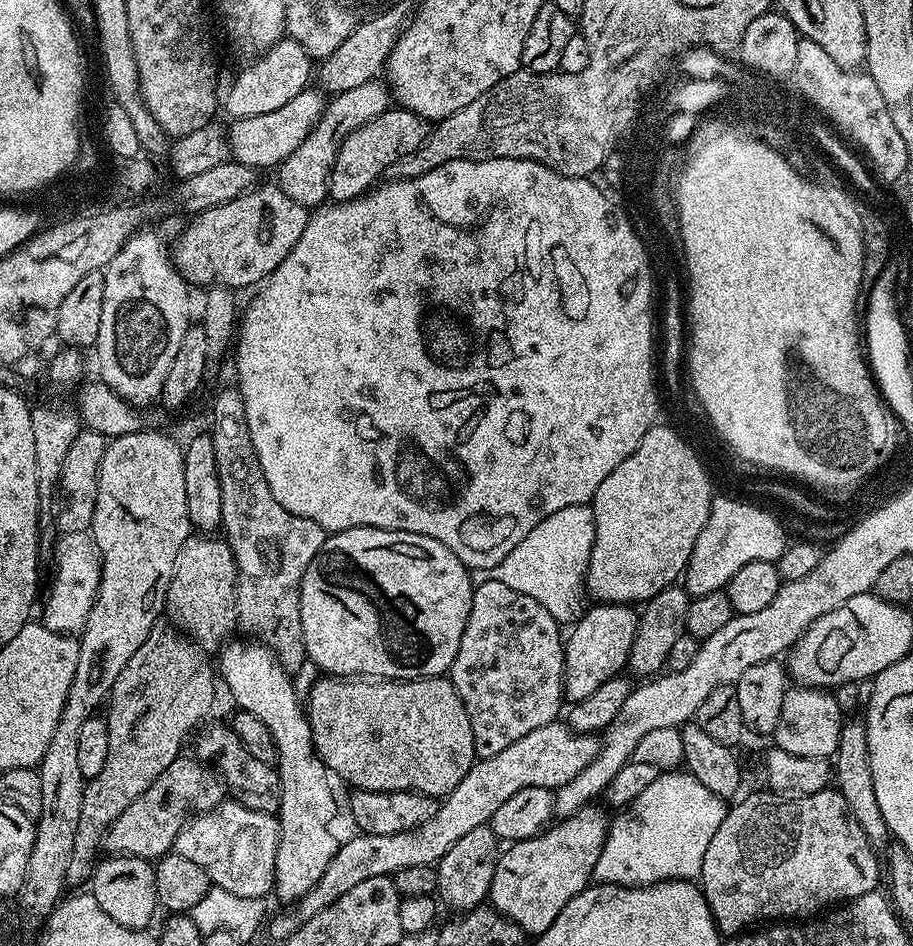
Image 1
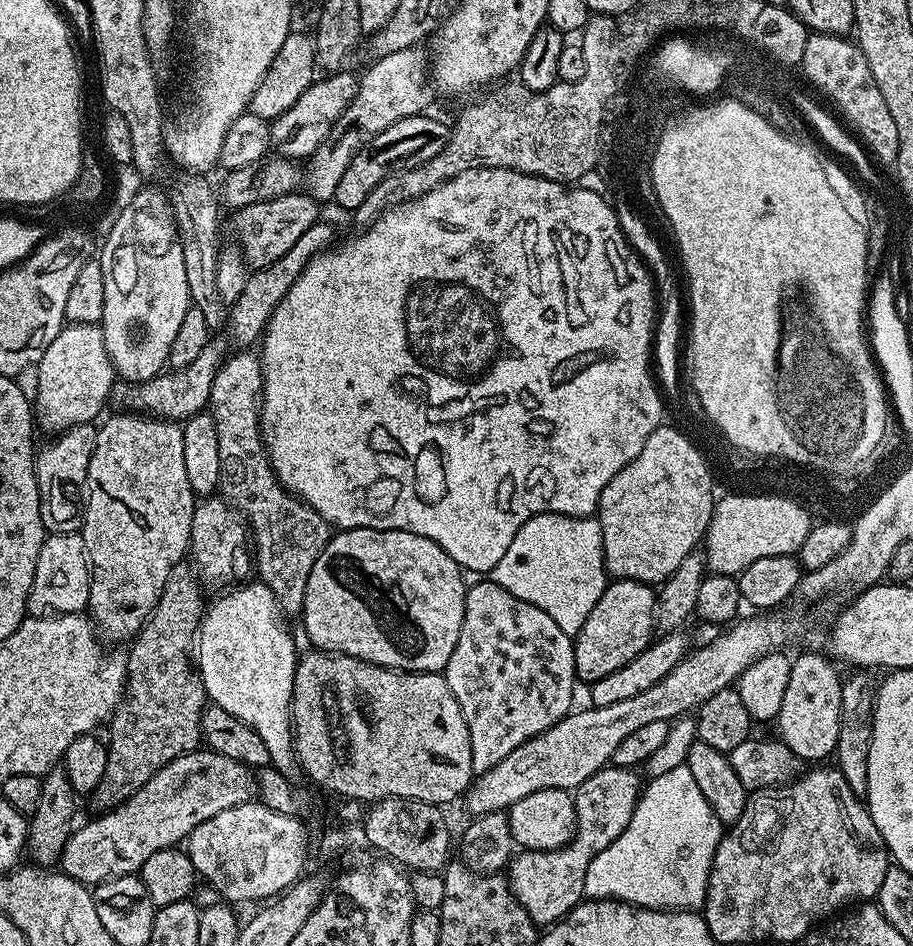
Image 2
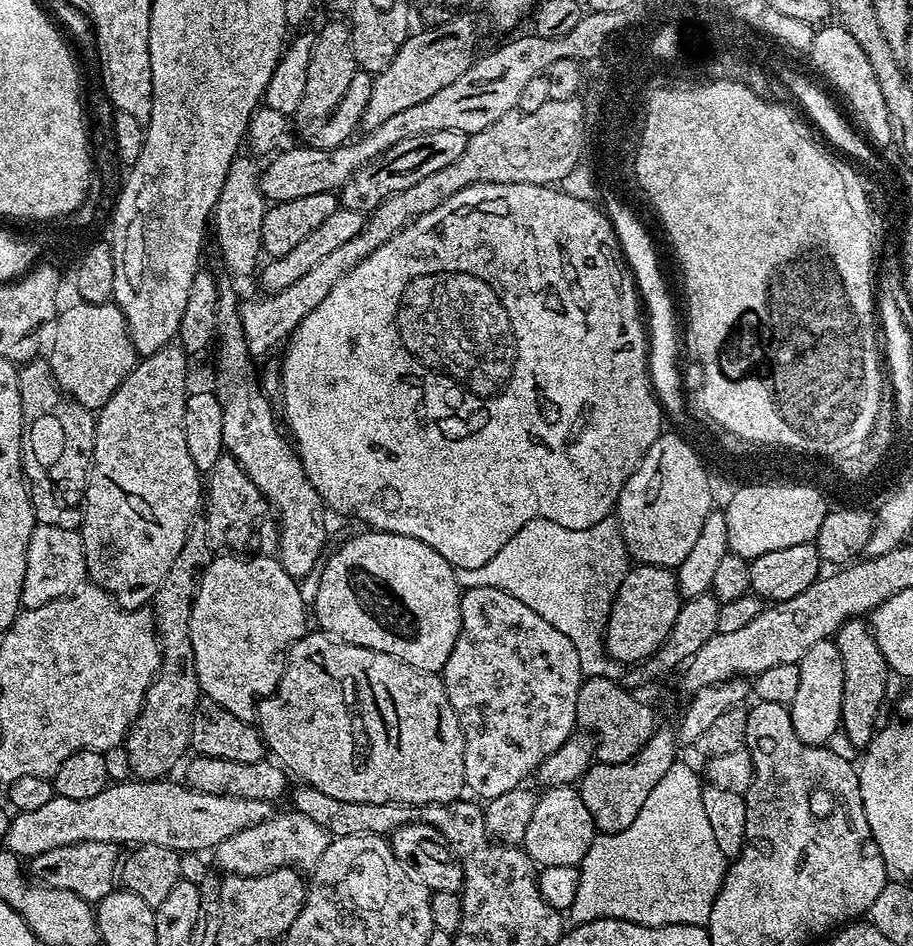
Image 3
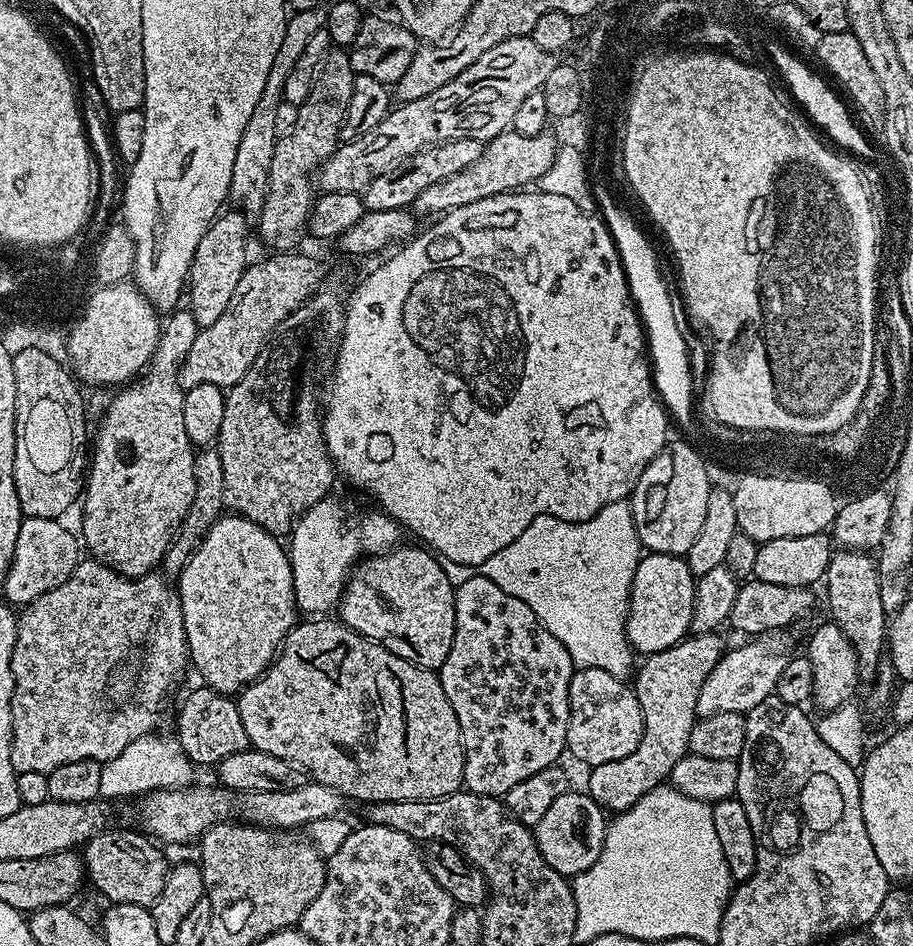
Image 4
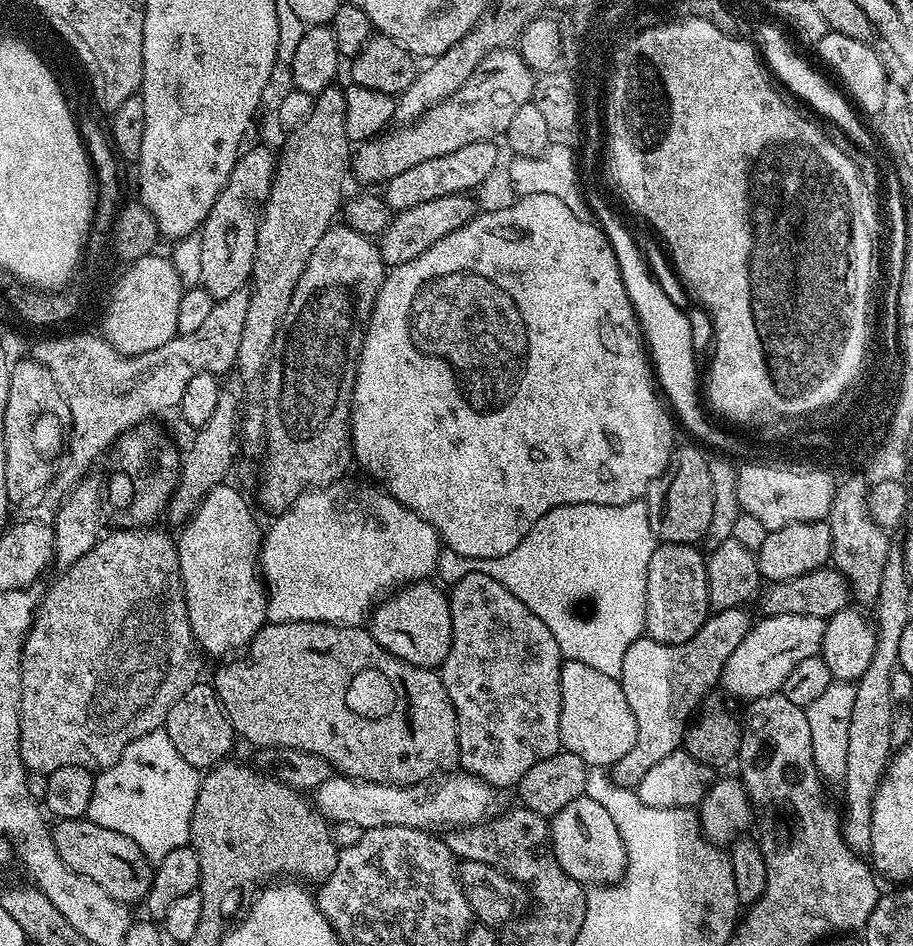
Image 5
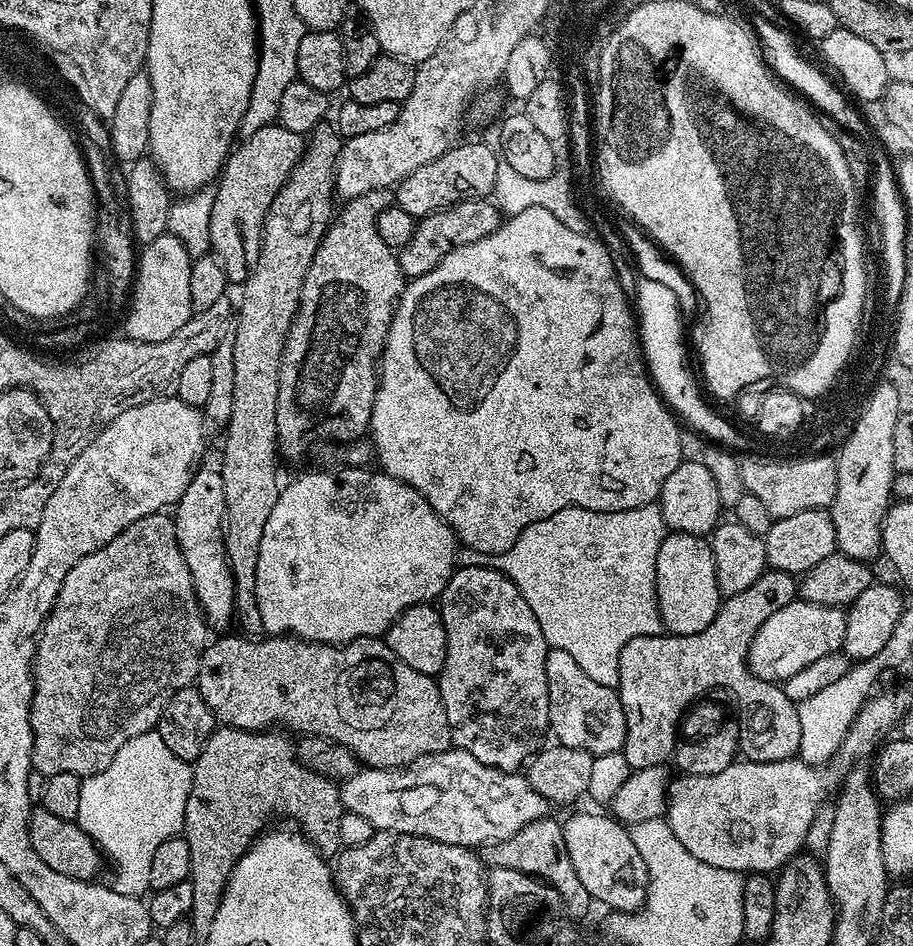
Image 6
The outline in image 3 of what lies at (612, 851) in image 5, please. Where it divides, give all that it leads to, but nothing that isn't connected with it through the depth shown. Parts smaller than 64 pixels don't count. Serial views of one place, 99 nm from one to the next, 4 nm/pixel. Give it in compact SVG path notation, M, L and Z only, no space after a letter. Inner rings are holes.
M545 787L536 799L534 814L526 825L522 847L533 864L541 869L554 866L576 868L582 862L586 850L590 850L596 841L597 835L594 818L590 818L590 810L586 810L586 802L582 802L575 787Z

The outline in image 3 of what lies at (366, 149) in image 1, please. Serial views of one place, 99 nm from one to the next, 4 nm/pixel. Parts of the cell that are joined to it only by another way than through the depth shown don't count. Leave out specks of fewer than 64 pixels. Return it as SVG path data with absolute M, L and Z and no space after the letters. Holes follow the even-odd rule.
M430 130L430 134L408 136L398 142L390 150L386 150L377 160L366 162L338 189L338 200L350 210L358 210L371 214L387 196L393 196L398 190L406 190L406 186L414 186L429 174L442 170L442 166L450 166L454 158L466 150L469 133L458 130Z

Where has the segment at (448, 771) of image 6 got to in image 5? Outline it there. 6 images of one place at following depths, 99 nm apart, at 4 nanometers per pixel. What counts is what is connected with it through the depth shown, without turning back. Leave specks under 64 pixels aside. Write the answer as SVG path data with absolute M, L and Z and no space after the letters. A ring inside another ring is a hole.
M453 770L420 784L379 784L333 774L326 782L322 782L322 786L314 789L316 809L333 825L351 822L363 829L382 826L425 830L468 828L472 824L483 824L497 815L496 796L497 789L491 784L463 770Z

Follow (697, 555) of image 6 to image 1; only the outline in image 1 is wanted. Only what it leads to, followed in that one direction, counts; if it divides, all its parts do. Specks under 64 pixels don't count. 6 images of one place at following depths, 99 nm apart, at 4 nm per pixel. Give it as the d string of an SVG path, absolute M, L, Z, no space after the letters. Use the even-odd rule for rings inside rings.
M596 602L571 625L572 633L569 636L567 633L564 640L565 701L587 698L589 694L594 694L594 690L598 690L598 686L602 686L602 682L610 682L610 678L621 675L627 669L630 646L634 646L639 621L635 607Z

